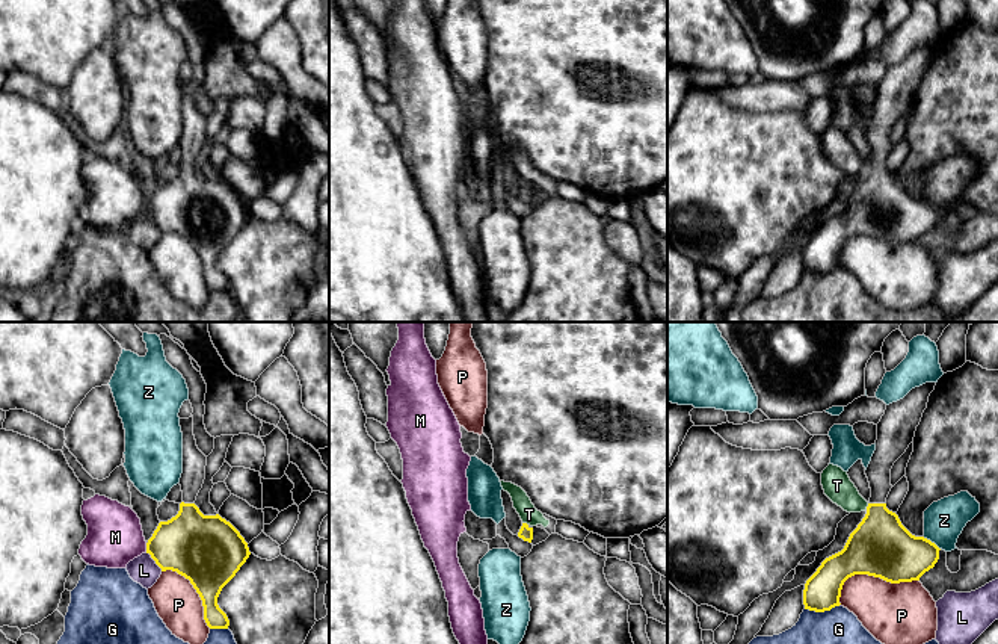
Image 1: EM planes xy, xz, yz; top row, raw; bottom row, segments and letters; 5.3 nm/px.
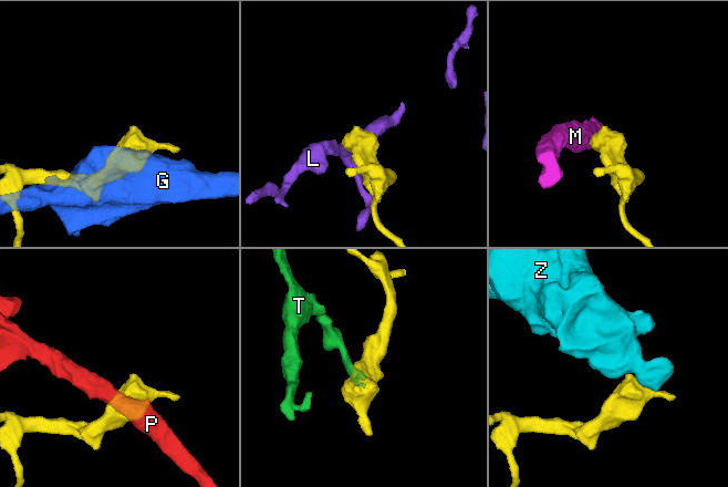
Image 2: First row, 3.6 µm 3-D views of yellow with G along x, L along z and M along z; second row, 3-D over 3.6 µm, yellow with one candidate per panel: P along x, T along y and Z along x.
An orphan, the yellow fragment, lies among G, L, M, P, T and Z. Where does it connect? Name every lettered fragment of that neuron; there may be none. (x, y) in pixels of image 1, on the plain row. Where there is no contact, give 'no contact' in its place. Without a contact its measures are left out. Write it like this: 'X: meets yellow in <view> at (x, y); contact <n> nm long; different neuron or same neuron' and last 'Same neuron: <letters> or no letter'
G: meets yellow in yz at (822, 272); contact 190 nm long; different neuron
L: meets yellow in xy at (154, 221); contact 140 nm long; different neuron
M: meets yellow in xy at (147, 209); contact 50 nm long; different neuron
P: meets yellow in yz at (871, 236); contact 440 nm long; different neuron
T: meets yellow in xz at (526, 185); contact 40 nm long; different neuron
Z: meets yellow in yz at (930, 203); contact 120 nm long; different neuron
Same neuron: no letter

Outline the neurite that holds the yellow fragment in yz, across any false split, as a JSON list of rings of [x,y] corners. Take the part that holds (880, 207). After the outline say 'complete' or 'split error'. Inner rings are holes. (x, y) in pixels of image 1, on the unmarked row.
[[[926,44],[912,50],[903,60],[886,67],[885,76],[877,85],[876,112],[865,132],[871,150],[867,175],[850,195],[844,210],[826,219],[806,242],[803,251],[805,271],[824,274],[839,268],[842,246],[855,236],[868,236],[891,245],[912,243],[919,242],[938,224],[941,210],[924,198],[912,197],[901,186],[898,177],[886,169],[886,159],[892,150],[891,130],[913,103],[916,88],[921,83],[935,47],[936,44]]]; split error

